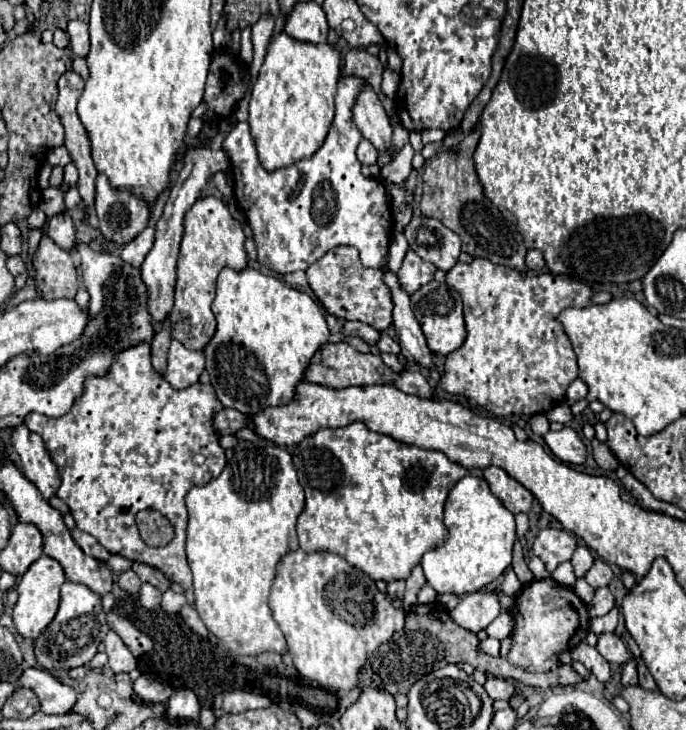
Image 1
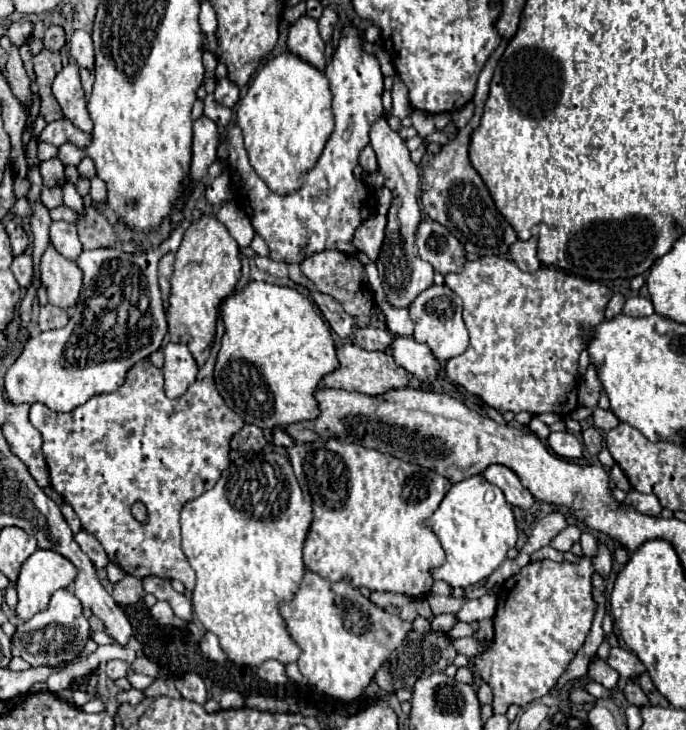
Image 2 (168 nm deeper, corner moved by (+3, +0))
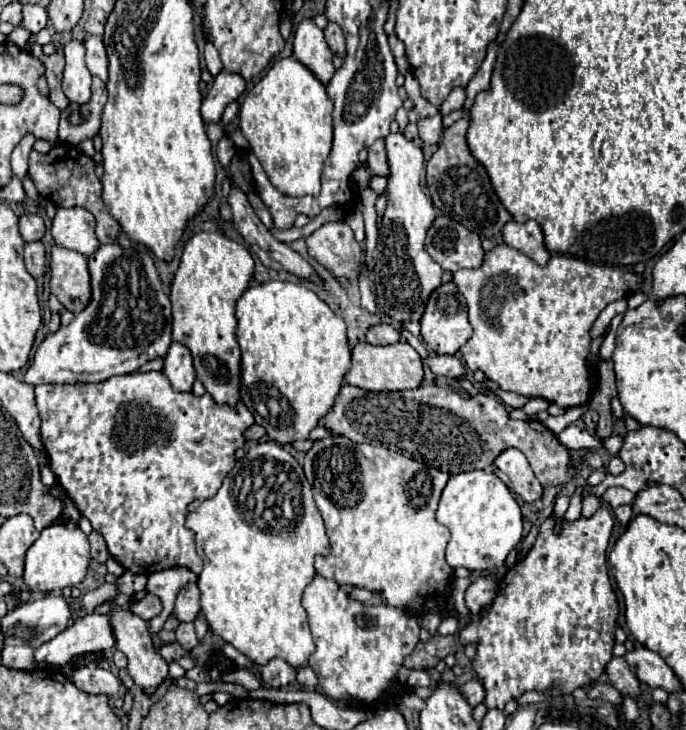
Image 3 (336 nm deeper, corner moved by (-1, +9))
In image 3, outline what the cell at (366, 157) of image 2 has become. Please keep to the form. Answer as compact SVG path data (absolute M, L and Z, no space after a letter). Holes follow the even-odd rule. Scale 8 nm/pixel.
M376 140L368 148L368 166L376 176L388 176L388 160L384 150L384 140Z

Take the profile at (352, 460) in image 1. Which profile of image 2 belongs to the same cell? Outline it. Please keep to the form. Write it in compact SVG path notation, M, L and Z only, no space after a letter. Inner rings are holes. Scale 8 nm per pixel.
M338 439L326 443L298 443L288 449L288 455L304 499L310 501L314 509L314 523L304 543L306 569L328 581L350 579L354 587L366 587L370 591L404 593L412 599L428 597L434 583L432 569L442 565L446 555L438 537L424 521L438 509L452 483L430 469Z

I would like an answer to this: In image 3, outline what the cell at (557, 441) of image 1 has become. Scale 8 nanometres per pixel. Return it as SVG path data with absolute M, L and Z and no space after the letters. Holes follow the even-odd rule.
M570 424L566 430L562 430L558 434L558 440L562 446L566 446L568 450L596 450L594 446L594 436L590 436L584 428Z

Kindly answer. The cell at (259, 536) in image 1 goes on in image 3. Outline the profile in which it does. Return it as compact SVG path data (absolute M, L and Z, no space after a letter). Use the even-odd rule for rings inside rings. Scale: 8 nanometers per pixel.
M276 442L256 444L228 472L216 496L196 500L188 506L186 528L196 534L196 548L204 560L204 570L198 576L198 588L202 612L210 630L260 666L268 664L276 656L284 658L292 668L306 666L310 652L314 652L314 640L300 596L316 574L316 554L326 556L328 540L310 484L296 458Z

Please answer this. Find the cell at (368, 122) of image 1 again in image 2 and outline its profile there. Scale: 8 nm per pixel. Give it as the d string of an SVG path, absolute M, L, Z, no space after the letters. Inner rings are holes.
M378 119L370 129L370 145L376 151L378 157L378 171L384 175L384 187L392 191L392 203L388 209L388 225L386 225L386 237L380 249L380 255L376 259L376 267L380 273L382 289L386 293L386 301L394 307L410 307L410 301L418 297L424 289L432 285L434 269L430 263L422 261L416 247L416 231L422 221L422 211L418 207L418 167L410 159L410 151L402 137L390 129L386 119Z

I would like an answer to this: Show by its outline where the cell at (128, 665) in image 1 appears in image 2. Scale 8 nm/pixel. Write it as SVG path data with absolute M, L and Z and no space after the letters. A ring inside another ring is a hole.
M108 661L108 665L106 665L106 673L108 673L108 677L110 679L120 679L120 677L126 677L126 673L128 673L128 663L126 661Z

